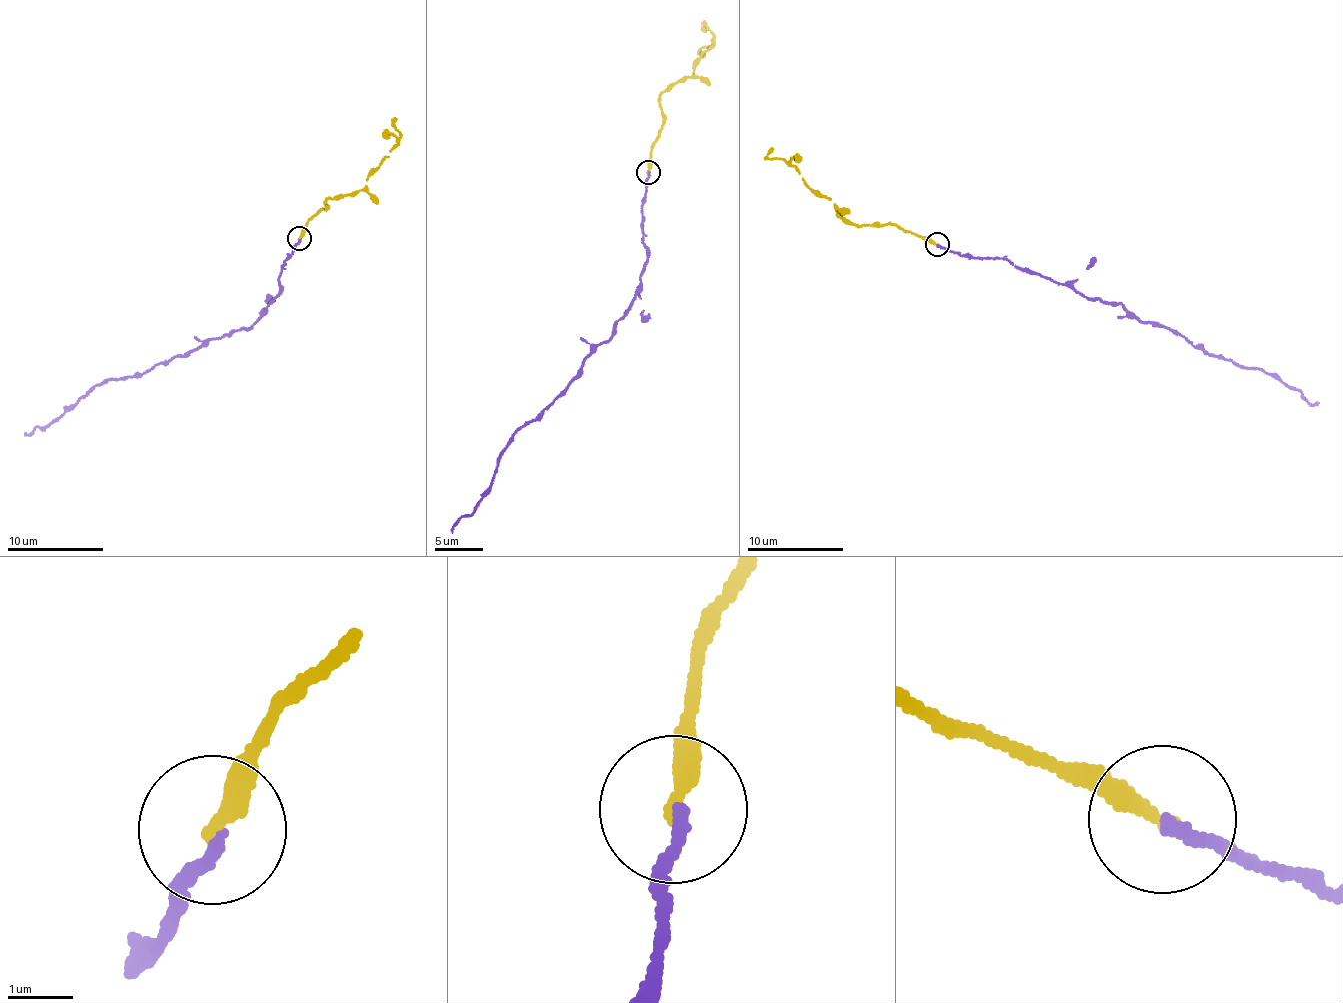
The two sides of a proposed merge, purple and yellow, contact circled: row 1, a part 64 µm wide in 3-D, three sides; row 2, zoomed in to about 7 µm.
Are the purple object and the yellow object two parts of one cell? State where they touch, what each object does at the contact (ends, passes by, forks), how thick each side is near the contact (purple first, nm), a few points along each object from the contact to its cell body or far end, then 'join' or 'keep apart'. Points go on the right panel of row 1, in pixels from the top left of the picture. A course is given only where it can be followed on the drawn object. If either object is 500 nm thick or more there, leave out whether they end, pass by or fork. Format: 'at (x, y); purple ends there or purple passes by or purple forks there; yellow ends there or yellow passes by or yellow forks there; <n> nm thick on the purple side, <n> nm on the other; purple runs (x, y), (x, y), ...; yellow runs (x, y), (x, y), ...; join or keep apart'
at (937, 244); purple ends there; yellow ends there; 190 nm thick on the purple side, 280 nm on the other; purple runs (936, 244), (961, 256), (1009, 259), (1171, 328), (1217, 357), (1277, 373), (1309, 403), (1318, 401); yellow runs (936, 244), (886, 224), (855, 225), (840, 215), (835, 203), (812, 193), (791, 167), (768, 157), (774, 148); join

